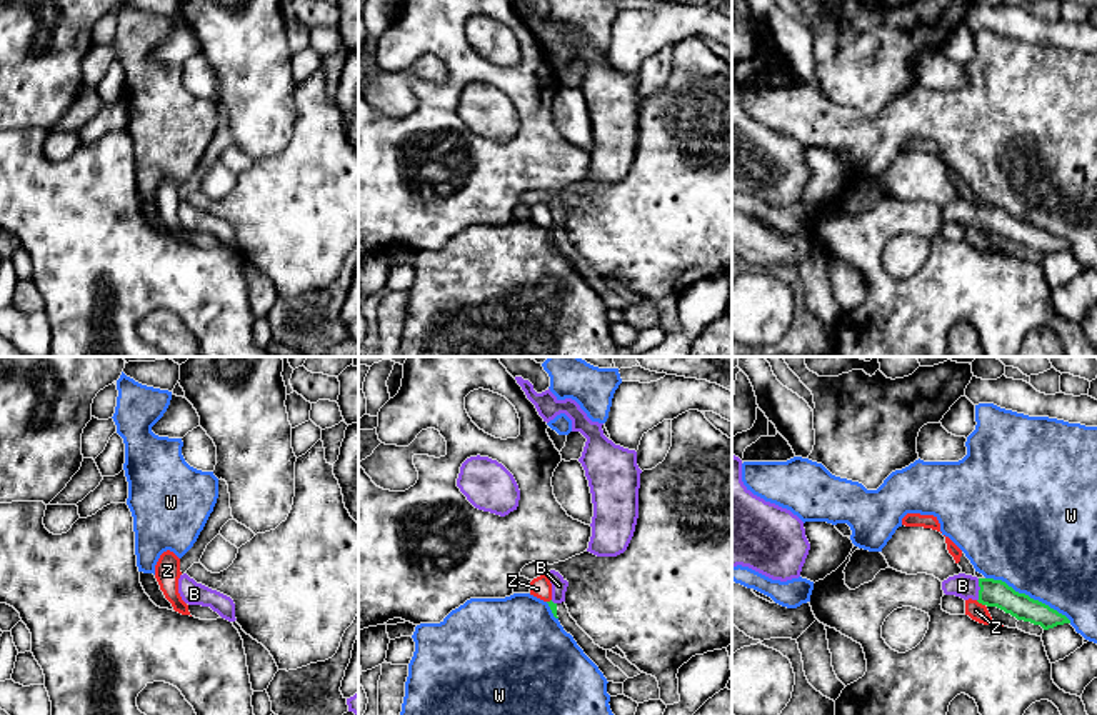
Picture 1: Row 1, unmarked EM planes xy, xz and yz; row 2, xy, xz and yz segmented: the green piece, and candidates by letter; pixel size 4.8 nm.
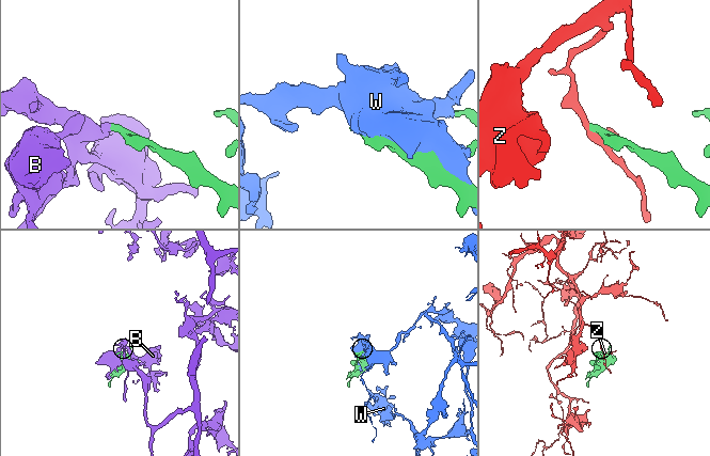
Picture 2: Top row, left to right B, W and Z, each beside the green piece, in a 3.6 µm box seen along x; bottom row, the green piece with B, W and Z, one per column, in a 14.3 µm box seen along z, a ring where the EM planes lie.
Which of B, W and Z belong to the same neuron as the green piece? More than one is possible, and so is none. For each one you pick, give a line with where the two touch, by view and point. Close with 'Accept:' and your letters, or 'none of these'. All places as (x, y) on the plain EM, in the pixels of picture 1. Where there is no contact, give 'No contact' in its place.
B: Touches green at yz (979, 217)
Accept: B

